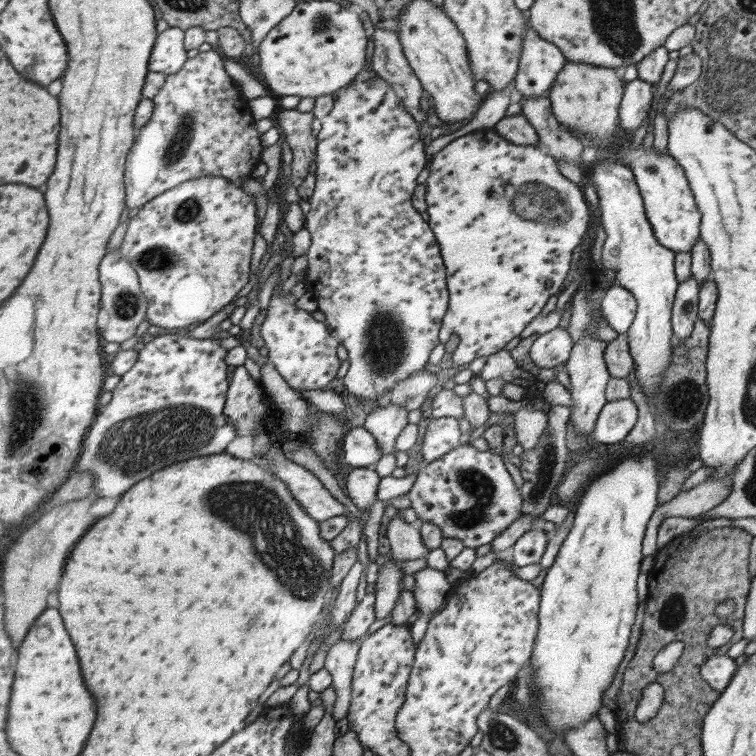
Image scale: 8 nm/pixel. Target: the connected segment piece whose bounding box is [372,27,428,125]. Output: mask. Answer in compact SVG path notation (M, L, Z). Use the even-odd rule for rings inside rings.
M376 27L373 37L373 70L401 96L404 108L418 125L428 122L428 112L420 109L420 98L425 94L425 90L404 56L397 32Z

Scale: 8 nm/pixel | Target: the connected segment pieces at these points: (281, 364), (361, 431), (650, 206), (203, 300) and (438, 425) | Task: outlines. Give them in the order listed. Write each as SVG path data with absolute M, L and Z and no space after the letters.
M276 284L269 302L270 309L261 325L261 336L268 348L269 361L290 388L304 391L325 388L341 365L336 355L339 342L328 332L324 323L315 320L310 312L296 307L294 303L297 300L291 294L281 296L280 290Z
M364 427L350 429L341 443L341 458L348 469L372 467L383 455L374 436Z
M621 128L616 132L616 136L600 142L600 147L610 150L613 160L622 159L622 163L630 167L634 173L646 216L658 242L674 253L688 252L691 254L697 238L700 237L701 212L680 164L677 164L670 154L656 152L654 146L650 148L646 148L644 144L634 146L632 138L628 138L628 134Z
M200 177L182 183L168 191L156 196L156 199L150 200L140 207L138 214L129 220L124 239L120 245L120 255L122 259L126 259L130 266L136 271L139 278L139 285L144 296L147 298L148 306L146 319L152 326L159 326L159 328L186 328L190 324L202 323L203 320L214 316L220 312L226 305L230 304L233 299L246 292L249 288L251 278L250 265L252 260L252 249L254 246L254 238L256 238L256 229L258 224L258 217L256 216L256 203L255 197L246 194L240 186L230 183L224 177Z
M448 416L433 417L426 428L426 436L422 440L424 464L431 463L460 445L458 441L460 435L458 419Z

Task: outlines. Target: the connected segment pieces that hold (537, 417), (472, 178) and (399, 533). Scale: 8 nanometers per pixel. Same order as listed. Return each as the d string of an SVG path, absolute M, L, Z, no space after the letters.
M522 407L515 414L514 430L517 442L526 451L531 451L539 442L548 426L548 412L538 411L532 407Z
M485 129L466 134L461 138L452 140L444 146L432 160L428 160L425 168L428 168L429 175L426 180L426 204L428 223L435 234L439 250L446 267L447 289L449 292L449 307L444 315L440 330L439 342L446 344L452 336L458 336L460 342L453 353L453 363L457 365L469 365L475 358L487 358L504 349L510 340L520 336L522 331L534 320L546 302L554 295L560 294L564 288L564 280L568 278L570 266L572 266L572 254L578 248L586 236L586 232L592 226L592 209L585 200L582 186L574 184L558 170L556 160L547 153L543 146L526 146L526 144L512 144L496 134L494 129Z
M398 511L398 515L390 521L387 528L391 558L393 560L416 560L426 558L430 548L424 546L418 525L406 522L402 515L405 512Z

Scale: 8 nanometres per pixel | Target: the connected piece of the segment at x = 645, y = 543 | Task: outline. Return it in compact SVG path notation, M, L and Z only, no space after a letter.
M728 477L721 479L707 479L697 486L676 495L670 502L656 507L642 540L642 556L656 556L658 552L657 535L662 520L670 516L682 516L682 518L697 518L708 514L716 505L727 497L733 489L733 481Z

